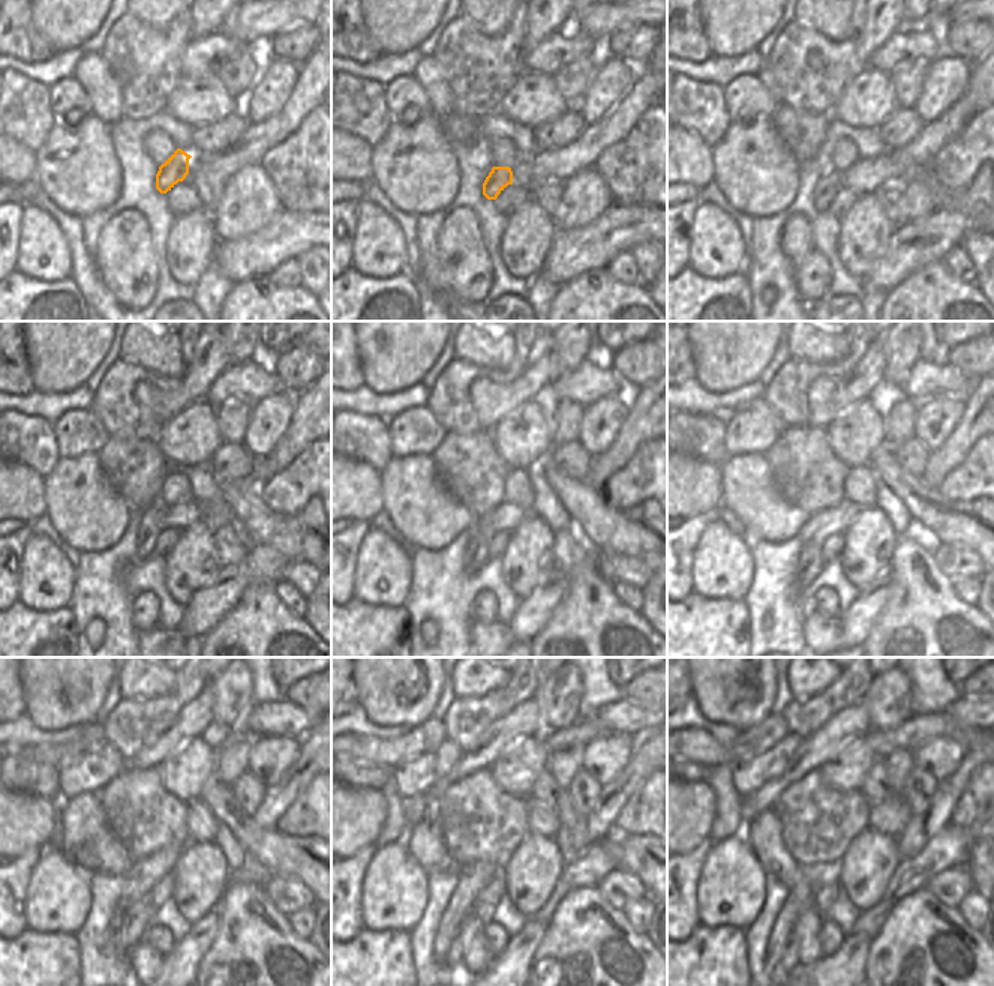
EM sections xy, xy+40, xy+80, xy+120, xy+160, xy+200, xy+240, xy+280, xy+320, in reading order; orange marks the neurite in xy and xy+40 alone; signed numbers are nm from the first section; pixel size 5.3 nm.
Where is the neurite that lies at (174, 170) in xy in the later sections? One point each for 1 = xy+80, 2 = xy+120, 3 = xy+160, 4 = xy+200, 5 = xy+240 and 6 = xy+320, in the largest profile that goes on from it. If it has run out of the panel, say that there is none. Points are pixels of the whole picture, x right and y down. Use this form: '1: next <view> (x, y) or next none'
1: next xy+80 (826, 188)
2: next xy+120 (150, 527)
3: next xy+160 (477, 551)
4: next xy+200 (810, 565)
5: next xy+240 (137, 920)
6: next xy+320 (789, 961)

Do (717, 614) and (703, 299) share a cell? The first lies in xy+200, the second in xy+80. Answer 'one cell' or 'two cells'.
one cell

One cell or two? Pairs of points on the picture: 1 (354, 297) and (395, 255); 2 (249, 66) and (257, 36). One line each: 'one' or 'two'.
1: two
2: two

